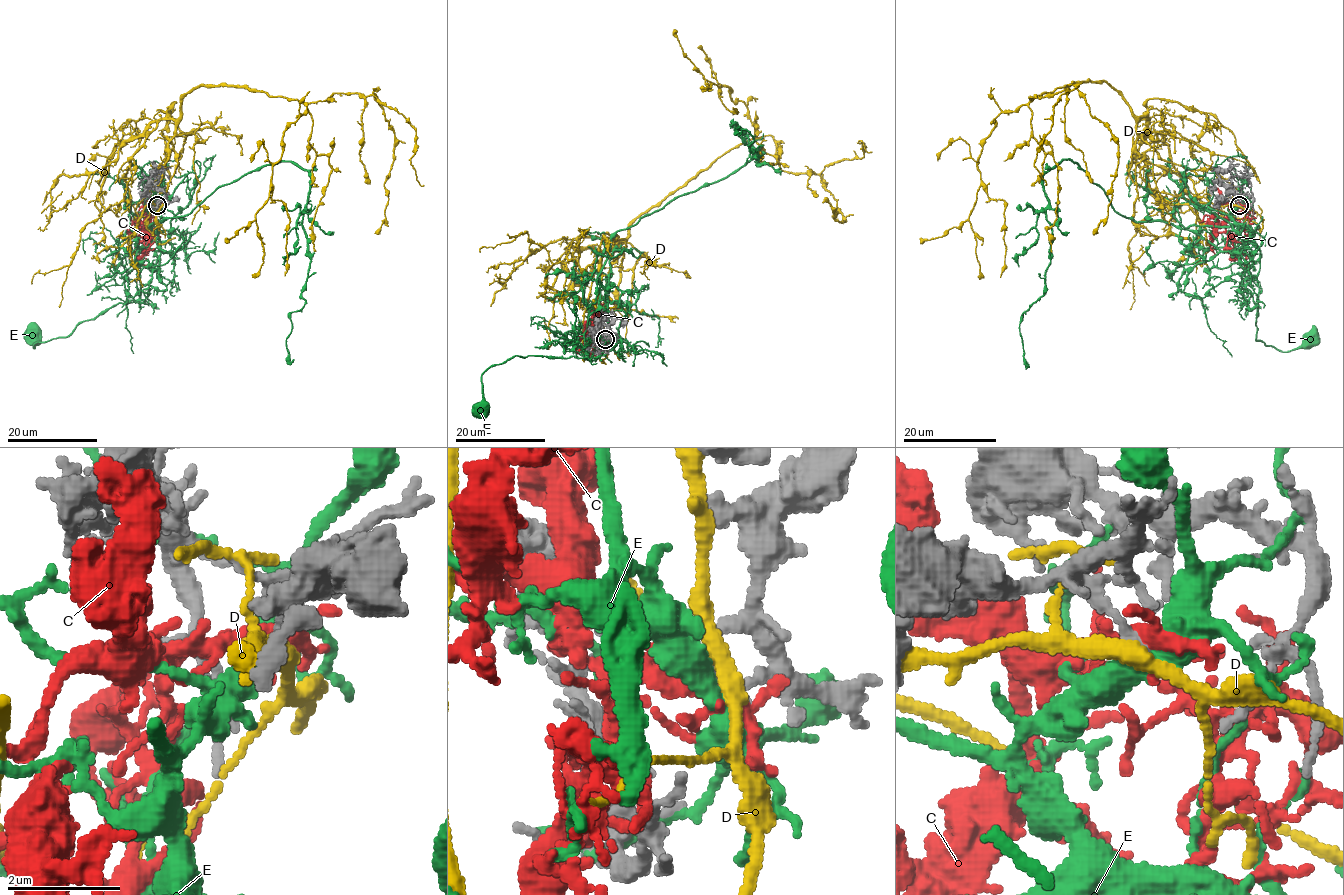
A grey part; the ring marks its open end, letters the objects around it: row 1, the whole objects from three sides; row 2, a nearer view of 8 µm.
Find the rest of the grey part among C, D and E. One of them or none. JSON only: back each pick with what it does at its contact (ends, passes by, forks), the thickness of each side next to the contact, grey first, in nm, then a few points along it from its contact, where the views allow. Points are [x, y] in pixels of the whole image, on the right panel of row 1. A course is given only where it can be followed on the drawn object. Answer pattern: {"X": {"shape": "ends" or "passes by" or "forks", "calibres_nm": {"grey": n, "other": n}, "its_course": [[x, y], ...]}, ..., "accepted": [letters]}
{"C": {"shape": "forks", "calibres_nm": {"grey": 140, "other": 280}, "its_course": [[1239, 205], [1245, 213], [1244, 240], [1248, 267], [1244, 267]]}, "accepted": ["C"]}

